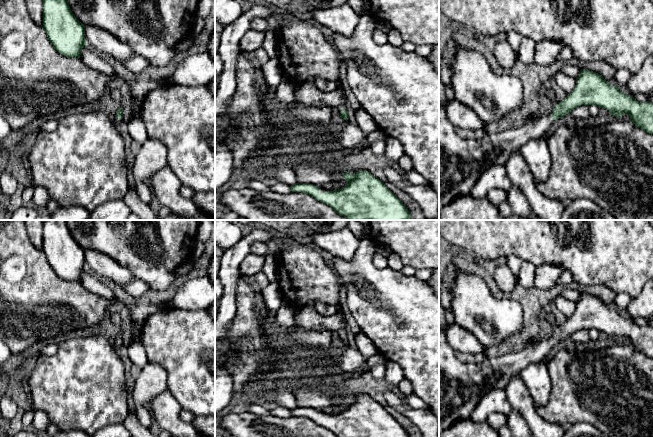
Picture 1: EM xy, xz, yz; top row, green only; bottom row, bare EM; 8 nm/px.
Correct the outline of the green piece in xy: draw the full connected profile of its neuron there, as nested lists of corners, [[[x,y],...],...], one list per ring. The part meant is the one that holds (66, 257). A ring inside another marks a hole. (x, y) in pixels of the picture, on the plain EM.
[[[66,220],[43,222],[43,253],[53,271],[67,281],[78,281],[85,264],[85,249],[72,237]]]

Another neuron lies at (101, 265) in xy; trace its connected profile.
[[[85,250],[85,264],[95,276],[109,279],[121,287],[134,278],[129,270],[99,251]]]

